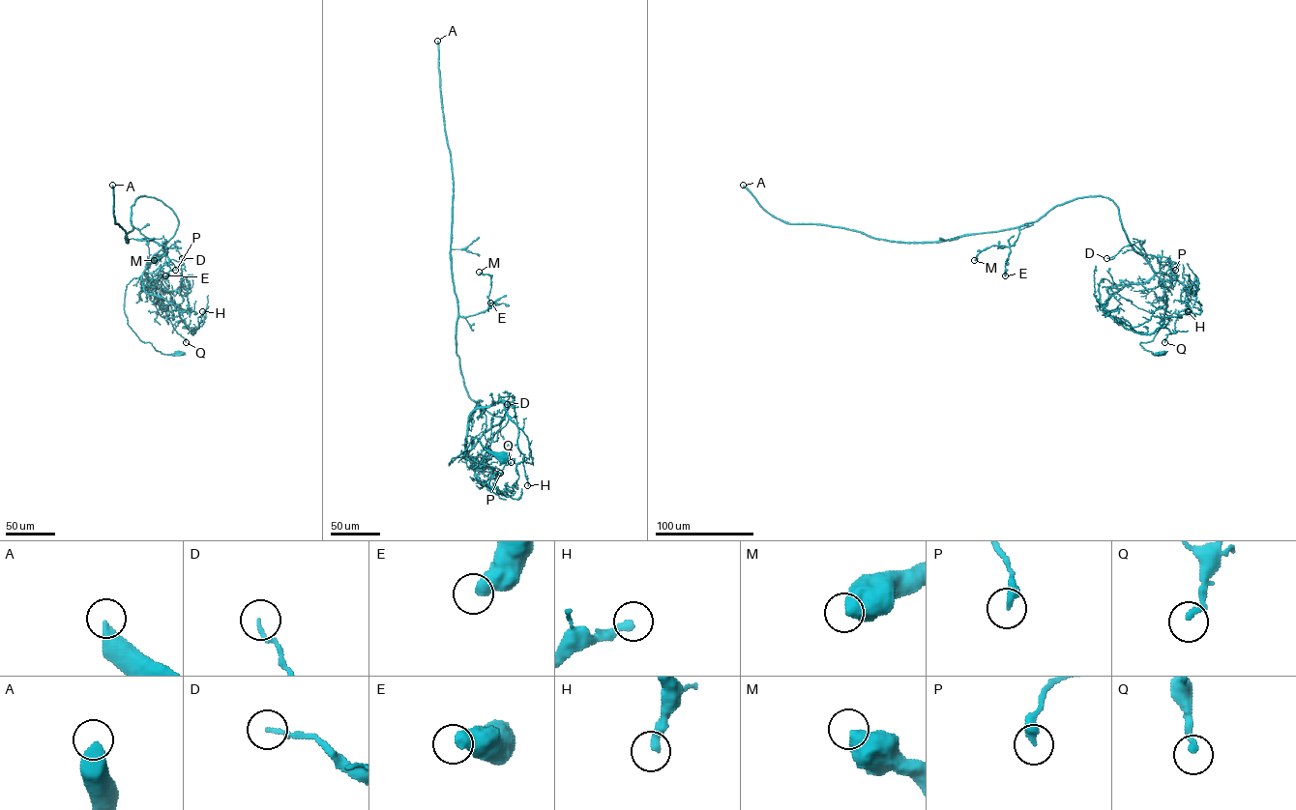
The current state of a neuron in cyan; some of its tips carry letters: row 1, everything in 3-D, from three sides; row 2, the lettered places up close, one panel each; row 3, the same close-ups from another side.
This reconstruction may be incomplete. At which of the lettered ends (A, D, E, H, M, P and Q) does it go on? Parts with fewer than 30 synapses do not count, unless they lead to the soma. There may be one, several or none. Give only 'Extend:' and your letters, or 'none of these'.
Extend: A

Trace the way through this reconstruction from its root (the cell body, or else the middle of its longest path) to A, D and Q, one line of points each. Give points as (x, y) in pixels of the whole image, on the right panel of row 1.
A: (1163, 353), (1140, 343), (1163, 324), (1166, 295), (1108, 198), (904, 242), (785, 223), (743, 185)
D: (1163, 353), (1140, 344), (1151, 341), (1163, 323), (1159, 260), (1134, 245), (1106, 258)
Q: (1163, 353), (1140, 344), (1151, 341), (1163, 323), (1166, 295), (1157, 273), (1178, 280), (1189, 300), (1164, 342)

